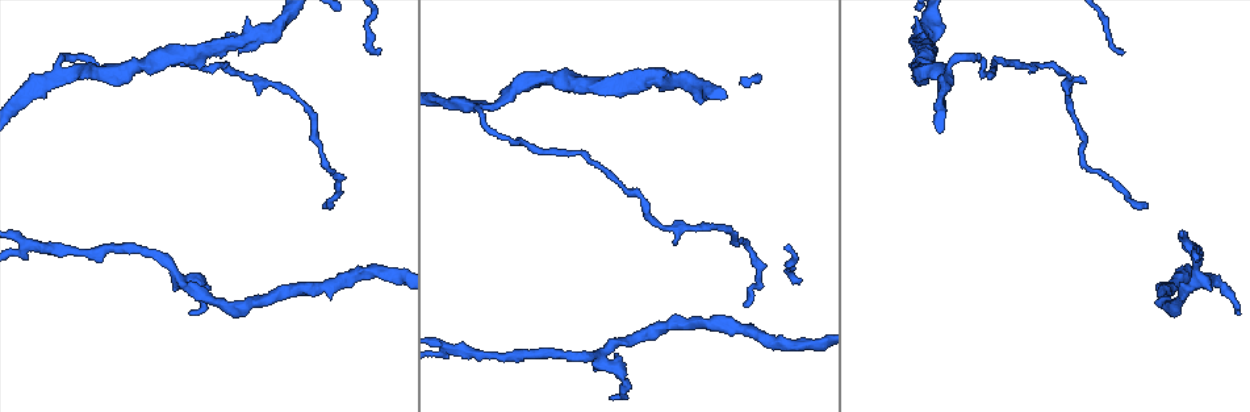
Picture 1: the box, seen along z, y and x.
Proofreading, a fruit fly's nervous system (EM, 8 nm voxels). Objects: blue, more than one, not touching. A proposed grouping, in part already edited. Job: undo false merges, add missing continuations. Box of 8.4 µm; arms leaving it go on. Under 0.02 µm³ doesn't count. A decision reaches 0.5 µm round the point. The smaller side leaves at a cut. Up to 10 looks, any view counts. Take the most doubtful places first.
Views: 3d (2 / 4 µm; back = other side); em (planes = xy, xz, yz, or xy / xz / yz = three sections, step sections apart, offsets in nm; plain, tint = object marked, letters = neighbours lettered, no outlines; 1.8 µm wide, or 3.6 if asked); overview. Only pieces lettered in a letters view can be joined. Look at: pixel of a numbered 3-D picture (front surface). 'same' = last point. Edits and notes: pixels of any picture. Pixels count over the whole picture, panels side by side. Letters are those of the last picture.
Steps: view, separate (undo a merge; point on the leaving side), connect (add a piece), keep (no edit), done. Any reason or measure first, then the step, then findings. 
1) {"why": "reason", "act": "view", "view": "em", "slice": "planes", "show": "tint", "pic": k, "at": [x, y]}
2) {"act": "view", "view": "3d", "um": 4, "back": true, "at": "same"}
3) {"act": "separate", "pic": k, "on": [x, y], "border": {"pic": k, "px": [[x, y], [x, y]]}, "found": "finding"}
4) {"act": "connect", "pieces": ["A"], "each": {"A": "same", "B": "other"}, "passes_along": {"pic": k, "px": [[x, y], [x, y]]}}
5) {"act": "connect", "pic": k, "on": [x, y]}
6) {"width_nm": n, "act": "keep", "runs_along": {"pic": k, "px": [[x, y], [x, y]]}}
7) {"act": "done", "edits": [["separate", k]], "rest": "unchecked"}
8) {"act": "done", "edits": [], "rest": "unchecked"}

{"why": "tapers out", "act": "view", "view": "3d", "um": 4, "pic": 1, "at": [324, 208]}

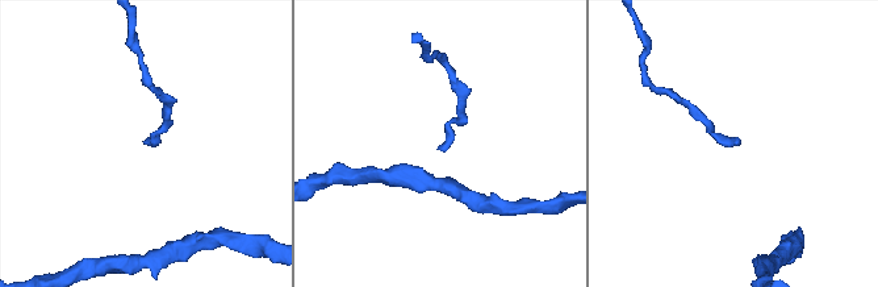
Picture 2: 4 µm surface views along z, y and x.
{"act": "view", "view": "em", "slice": "xz", "step": 8, "show": "letters", "pic": 2, "at": [145, 142]}

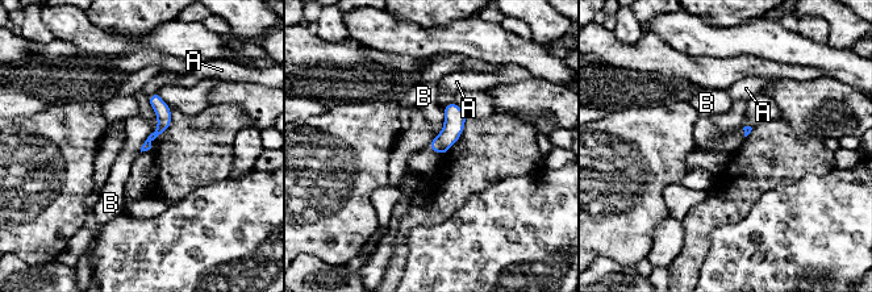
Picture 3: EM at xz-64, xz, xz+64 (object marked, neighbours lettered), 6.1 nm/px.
{"act": "keep", "each": {"A": "other", "B": "other"}, "border": {"pic": 3, "px": [[443, 109], [443, 126], [441, 130]]}, "found": "none of them fits"}

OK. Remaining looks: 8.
{"act": "view", "view": "3d", "um": 4, "pic": 1, "at": [27, 245]}

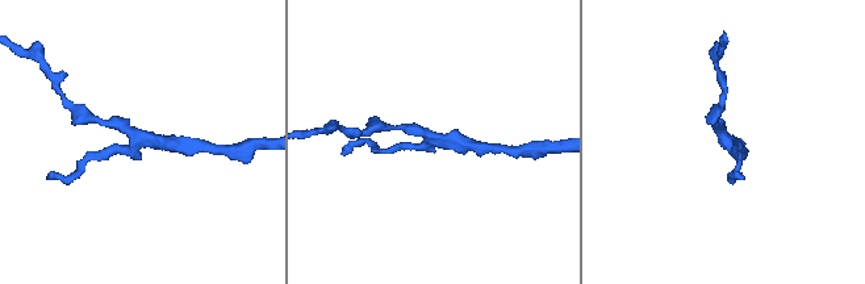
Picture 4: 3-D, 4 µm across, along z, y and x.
{"why": "shape alone is not enough", "act": "view", "view": "em", "slice": "xy", "step": 8, "show": "tint", "pic": 4, "at": [139, 139]}

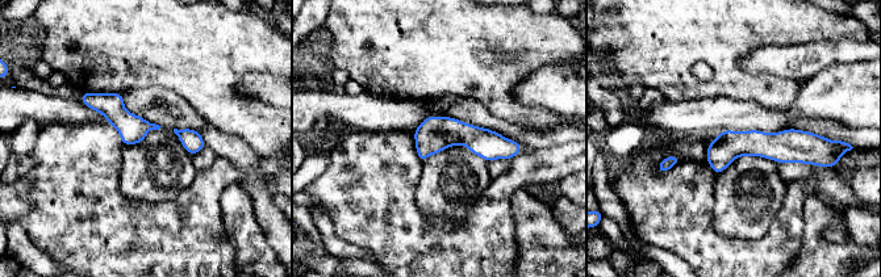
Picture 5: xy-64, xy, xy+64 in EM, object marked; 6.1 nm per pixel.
{"act": "view", "view": "em", "slice": "planes", "show": "letters", "at": "same"}

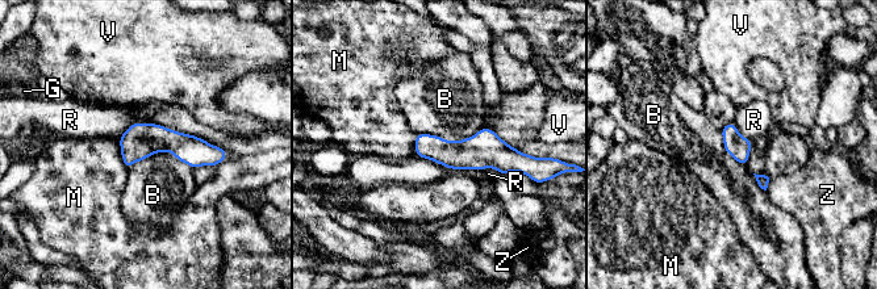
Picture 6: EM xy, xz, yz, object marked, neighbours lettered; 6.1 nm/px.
{"longest_contact_nm": ["R", 340], "act": "keep", "each": {"B": "other", "G": "other", "M": "other", "R": "other", "V": "other", "Z": "other"}, "border": {"pic": 6, "px": [[416, 133], [438, 134], [452, 141]]}, "found": "all the same cell"}

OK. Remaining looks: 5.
{"why": "branch point", "act": "view", "view": "em", "slice": "xz", "step": 8, "show": "tint", "pic": 1, "at": [599, 354]}

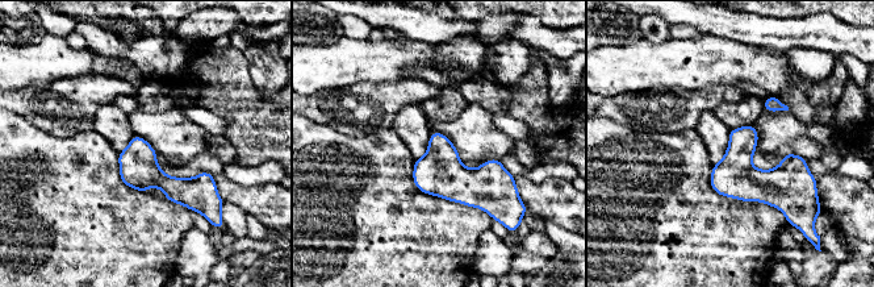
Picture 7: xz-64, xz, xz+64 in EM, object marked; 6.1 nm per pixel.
{"act": "view", "view": "em", "slice": "planes", "show": "letters", "at": "same"}

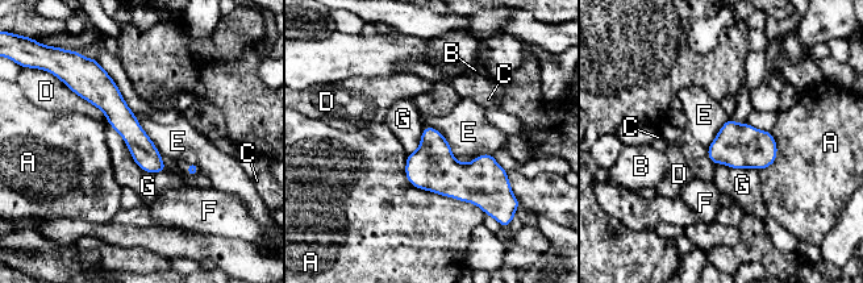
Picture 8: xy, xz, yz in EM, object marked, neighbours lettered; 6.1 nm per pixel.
{"act": "keep", "each": {"A": "other", "B": "other", "C": "other", "D": "other", "E": "other", "F": "other", "G": "other"}, "runs_along": {"pic": 8, "px": [[96, 75], [99, 88], [161, 169]]}, "found": "one cell here"}

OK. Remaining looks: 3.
{"why": "three-way junction", "act": "view", "view": "em", "slice": "planes", "show": "letters", "pic": 1, "at": [497, 104]}

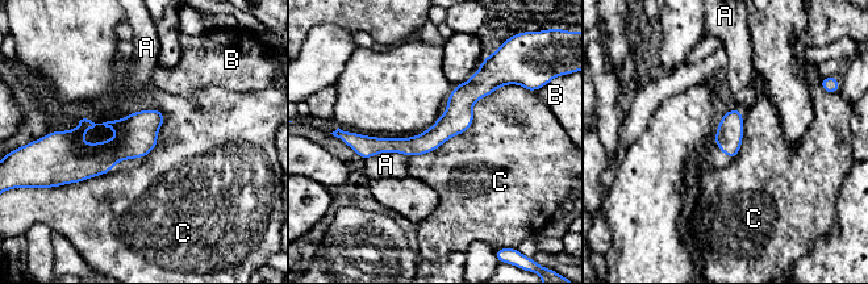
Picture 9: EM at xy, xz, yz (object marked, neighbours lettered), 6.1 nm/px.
{"width_nm": 170, "act": "keep", "each": {"A": "other", "B": "other", "C": "other"}, "found": "one cell here"}

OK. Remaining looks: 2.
{"act": "done", "edits": [], "rest": "unchecked"}

